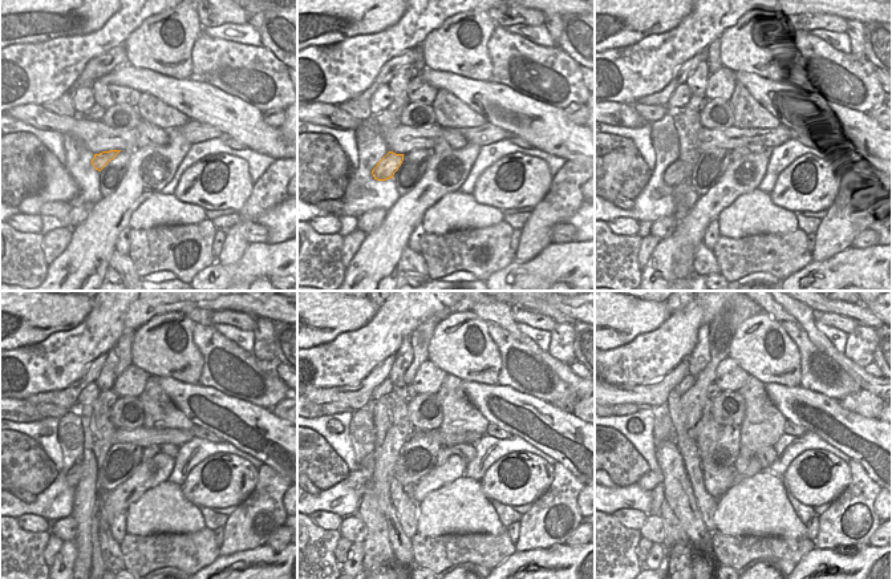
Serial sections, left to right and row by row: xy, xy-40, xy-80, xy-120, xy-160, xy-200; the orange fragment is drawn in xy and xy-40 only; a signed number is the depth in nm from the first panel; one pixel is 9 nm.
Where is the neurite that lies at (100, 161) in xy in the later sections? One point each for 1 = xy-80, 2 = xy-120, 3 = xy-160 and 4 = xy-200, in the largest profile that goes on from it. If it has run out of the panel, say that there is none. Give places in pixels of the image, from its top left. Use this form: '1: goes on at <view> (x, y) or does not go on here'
1: goes on at xy-80 (677, 171)
2: goes on at xy-120 (73, 476)
3: goes on at xy-160 (361, 478)
4: goes on at xy-200 (648, 481)

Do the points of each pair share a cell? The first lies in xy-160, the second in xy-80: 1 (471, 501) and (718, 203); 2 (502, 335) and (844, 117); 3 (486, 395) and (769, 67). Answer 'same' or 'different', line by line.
1: different
2: different
3: different

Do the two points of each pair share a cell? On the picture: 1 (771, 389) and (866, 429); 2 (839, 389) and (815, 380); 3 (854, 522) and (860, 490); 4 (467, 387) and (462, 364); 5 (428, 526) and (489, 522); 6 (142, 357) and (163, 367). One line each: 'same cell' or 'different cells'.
1: same cell
2: same cell
3: same cell
4: different cells
5: same cell
6: same cell

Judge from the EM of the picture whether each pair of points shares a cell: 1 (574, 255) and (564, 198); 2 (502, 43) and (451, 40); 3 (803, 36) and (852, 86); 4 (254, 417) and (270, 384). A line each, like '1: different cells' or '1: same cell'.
1: different cells
2: different cells
3: same cell
4: different cells

